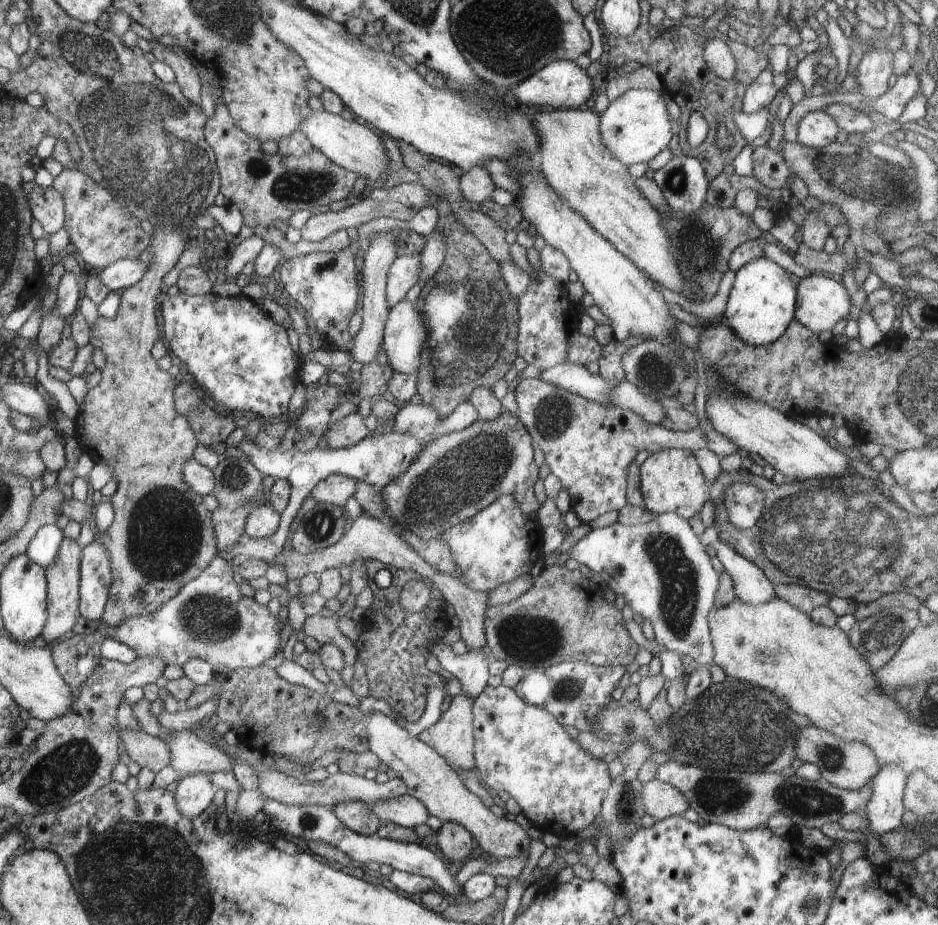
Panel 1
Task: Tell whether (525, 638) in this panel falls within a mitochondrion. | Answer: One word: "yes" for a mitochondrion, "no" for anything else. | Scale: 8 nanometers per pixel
yes

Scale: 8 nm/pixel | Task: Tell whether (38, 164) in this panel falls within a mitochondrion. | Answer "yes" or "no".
no

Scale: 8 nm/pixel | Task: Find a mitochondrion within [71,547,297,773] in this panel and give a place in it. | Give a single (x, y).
(209, 618)

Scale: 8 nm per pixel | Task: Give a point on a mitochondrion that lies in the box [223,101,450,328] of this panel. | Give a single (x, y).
(294, 185)

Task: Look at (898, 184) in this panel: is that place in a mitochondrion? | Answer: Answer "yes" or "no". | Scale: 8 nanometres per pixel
yes

